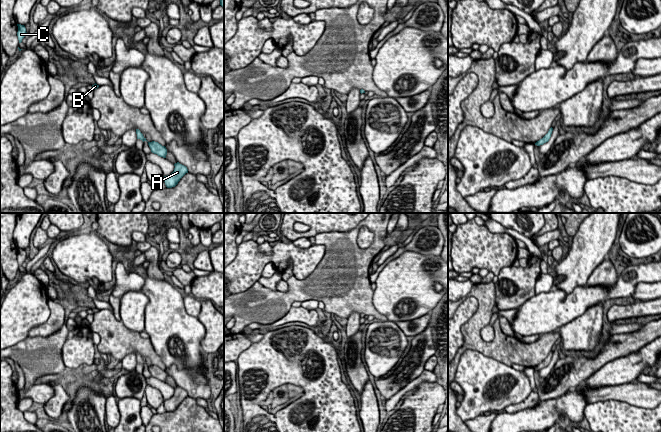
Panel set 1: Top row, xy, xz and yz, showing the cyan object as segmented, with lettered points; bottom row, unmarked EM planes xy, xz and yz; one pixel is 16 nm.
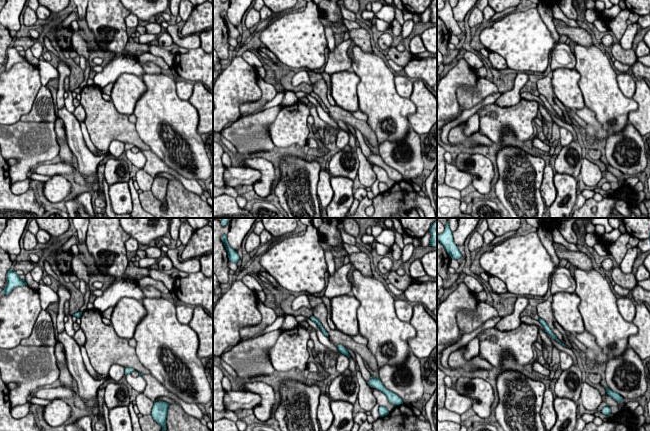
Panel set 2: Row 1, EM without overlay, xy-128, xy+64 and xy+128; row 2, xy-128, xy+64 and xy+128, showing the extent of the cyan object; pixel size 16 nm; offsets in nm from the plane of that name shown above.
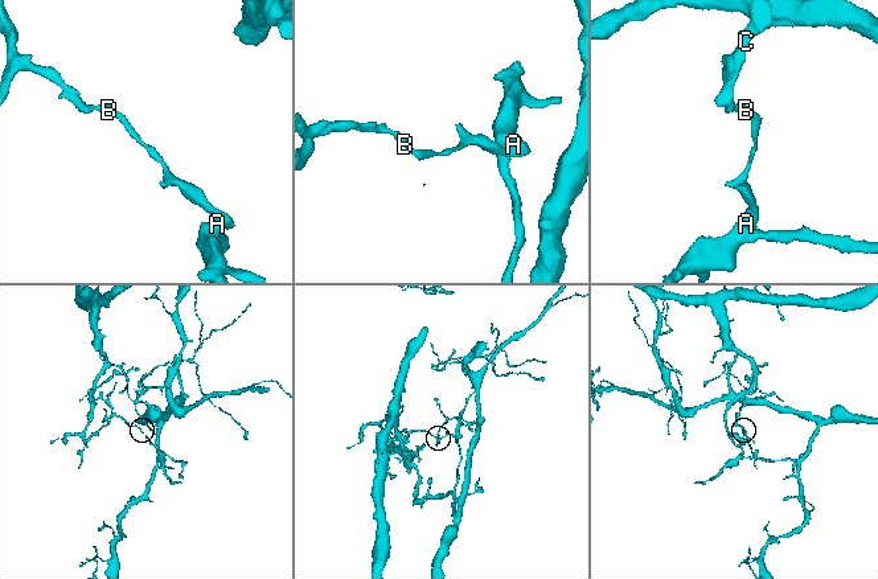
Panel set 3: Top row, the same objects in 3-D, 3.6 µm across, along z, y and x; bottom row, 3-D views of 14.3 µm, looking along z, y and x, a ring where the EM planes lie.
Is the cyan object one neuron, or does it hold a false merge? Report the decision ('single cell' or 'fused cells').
fused cells

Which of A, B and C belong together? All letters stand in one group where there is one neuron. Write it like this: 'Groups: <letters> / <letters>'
Groups: A / B C

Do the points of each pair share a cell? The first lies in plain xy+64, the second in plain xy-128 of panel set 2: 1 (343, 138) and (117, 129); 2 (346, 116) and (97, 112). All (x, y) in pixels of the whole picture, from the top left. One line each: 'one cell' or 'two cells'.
1: two cells
2: one cell

